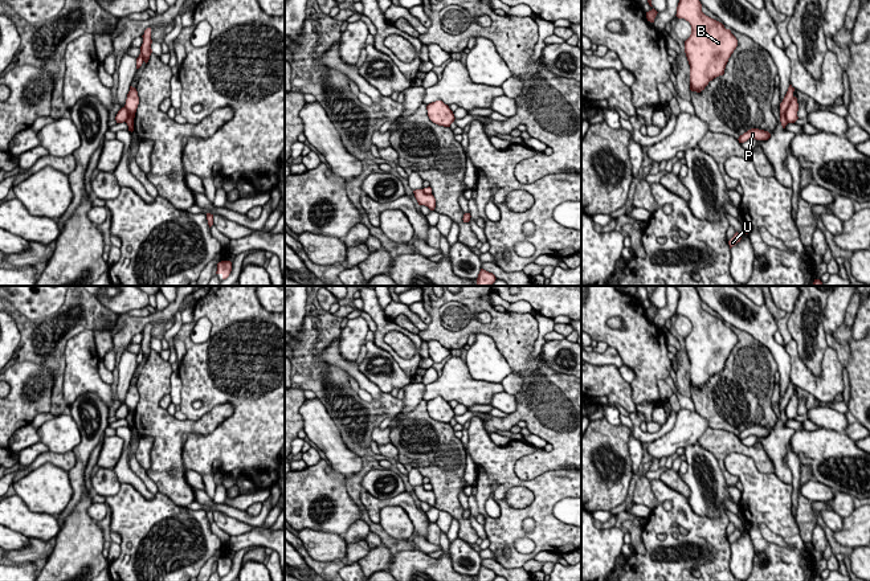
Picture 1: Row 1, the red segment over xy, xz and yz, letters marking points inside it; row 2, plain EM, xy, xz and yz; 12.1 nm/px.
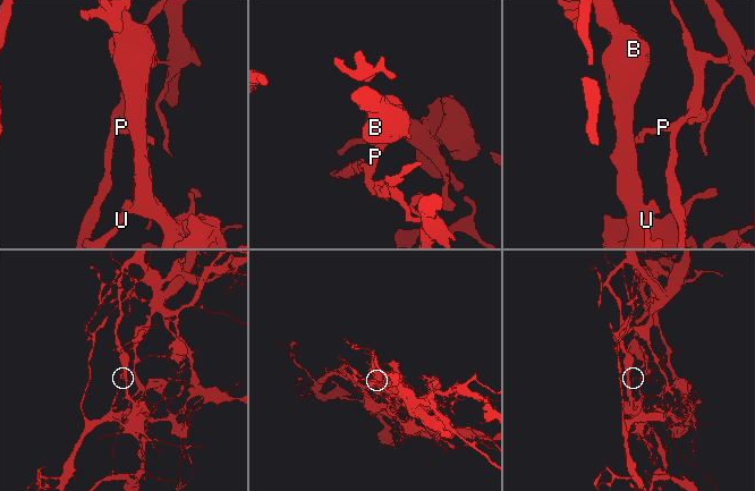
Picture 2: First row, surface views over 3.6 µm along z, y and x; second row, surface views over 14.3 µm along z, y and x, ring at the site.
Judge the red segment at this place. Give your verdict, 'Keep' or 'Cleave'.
Cleave

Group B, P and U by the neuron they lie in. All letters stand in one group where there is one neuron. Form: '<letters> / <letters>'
B U / P

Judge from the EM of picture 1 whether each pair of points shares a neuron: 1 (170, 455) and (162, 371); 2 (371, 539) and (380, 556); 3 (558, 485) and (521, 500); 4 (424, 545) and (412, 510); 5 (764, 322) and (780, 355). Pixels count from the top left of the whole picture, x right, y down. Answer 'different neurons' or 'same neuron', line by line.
1: same neuron
2: same neuron
3: different neurons
4: different neurons
5: same neuron

